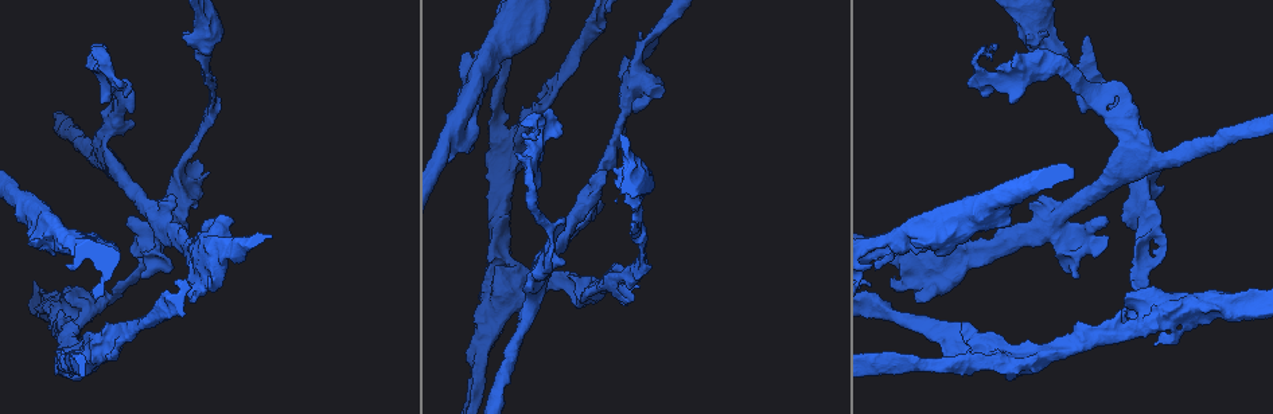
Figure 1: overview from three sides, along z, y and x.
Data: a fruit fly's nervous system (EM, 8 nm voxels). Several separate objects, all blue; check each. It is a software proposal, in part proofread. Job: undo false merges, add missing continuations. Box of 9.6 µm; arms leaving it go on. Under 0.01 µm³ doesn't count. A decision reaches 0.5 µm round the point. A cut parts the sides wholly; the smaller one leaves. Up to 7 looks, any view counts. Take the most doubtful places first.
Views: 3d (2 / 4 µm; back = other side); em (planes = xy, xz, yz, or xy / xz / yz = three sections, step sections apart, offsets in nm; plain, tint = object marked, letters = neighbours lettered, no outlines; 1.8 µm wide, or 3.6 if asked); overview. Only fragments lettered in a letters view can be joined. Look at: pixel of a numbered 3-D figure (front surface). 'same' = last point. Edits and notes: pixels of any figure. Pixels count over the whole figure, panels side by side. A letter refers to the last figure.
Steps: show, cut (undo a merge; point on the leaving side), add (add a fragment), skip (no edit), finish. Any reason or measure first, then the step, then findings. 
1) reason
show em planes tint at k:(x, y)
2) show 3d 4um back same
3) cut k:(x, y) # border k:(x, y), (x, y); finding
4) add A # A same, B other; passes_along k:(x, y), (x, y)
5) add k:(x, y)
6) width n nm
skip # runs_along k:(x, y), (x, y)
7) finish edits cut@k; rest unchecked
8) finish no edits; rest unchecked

thin end
show em planes letters at 1:(992, 47)

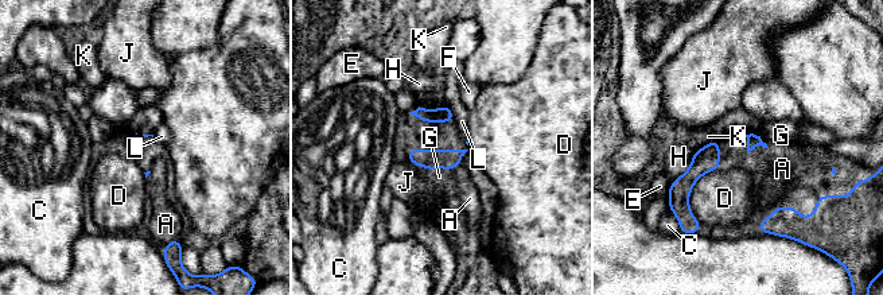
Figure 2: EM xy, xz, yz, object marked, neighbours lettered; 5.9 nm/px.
skip # A other, C other, D other, E other, F other, G other, H other, J other, K other, L other; border 2:(462, 159), (455, 167), (446, 171); none of them fits

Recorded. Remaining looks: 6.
show em xz step 4 letters at 1:(60, 329)

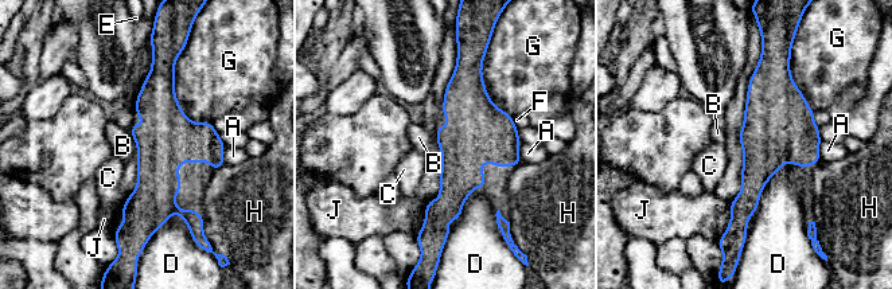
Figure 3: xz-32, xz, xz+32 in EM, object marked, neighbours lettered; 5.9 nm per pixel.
width 340 nm
skip # A other, B other, C other, D other, E other, F other, G other, H other, J other; runs_along 3:(460, 62), (462, 170), (439, 222); one neuron here

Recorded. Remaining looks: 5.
two arms in line, one across
show em planes letters at 1:(592, 289)

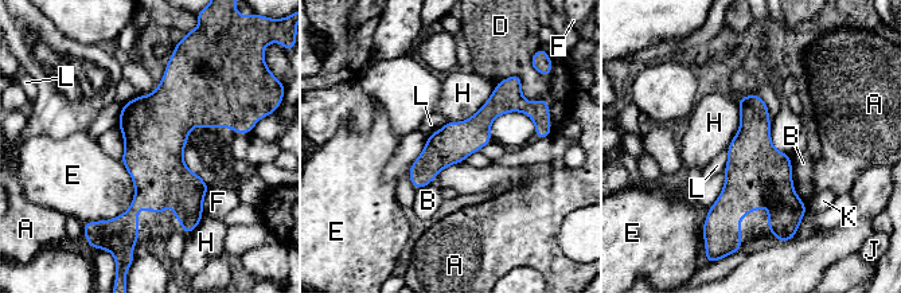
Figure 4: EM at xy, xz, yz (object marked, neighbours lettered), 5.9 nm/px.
skip # A other, B other, D other, E other, F other, H other, J other, K other, L other; border 4:(495, 85), (471, 116), (448, 121); all the same neuron

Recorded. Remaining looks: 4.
finish no edits; rest unchecked

